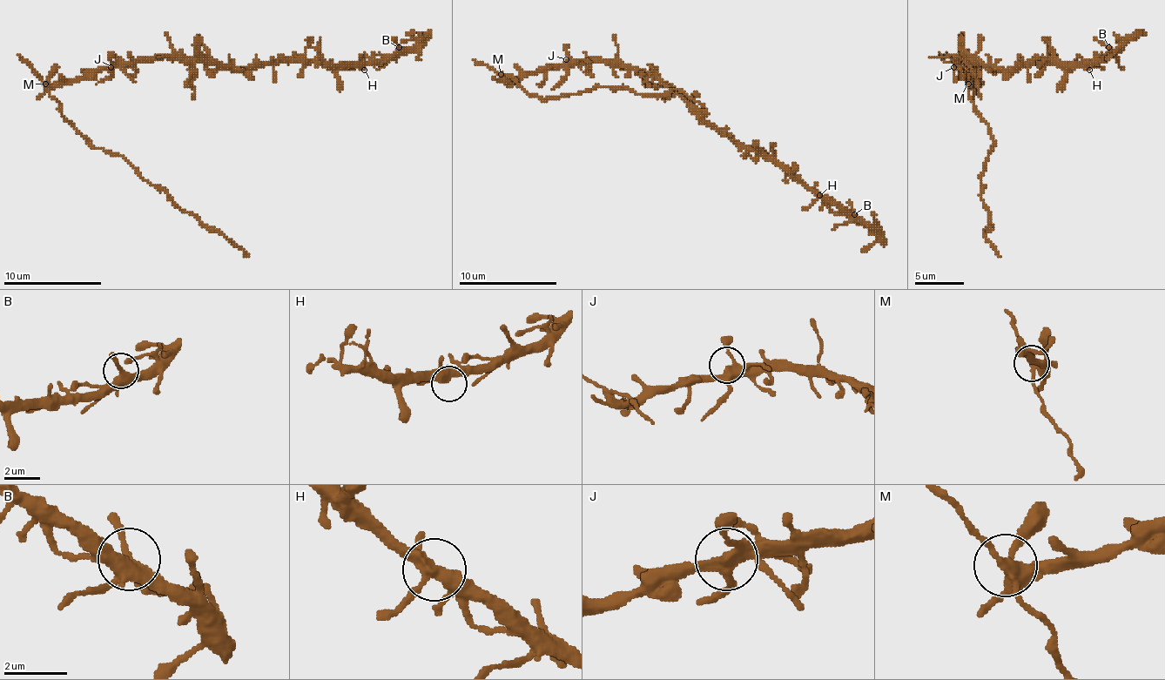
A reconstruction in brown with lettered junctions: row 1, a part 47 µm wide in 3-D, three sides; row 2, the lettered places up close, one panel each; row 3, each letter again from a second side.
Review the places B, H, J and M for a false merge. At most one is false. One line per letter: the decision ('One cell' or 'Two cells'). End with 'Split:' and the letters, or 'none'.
B: One cell
H: One cell
J: One cell
M: Two cells
Split: M

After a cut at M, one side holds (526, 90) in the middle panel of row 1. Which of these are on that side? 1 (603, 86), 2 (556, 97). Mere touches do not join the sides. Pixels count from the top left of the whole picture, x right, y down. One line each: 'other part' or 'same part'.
1: same part
2: same part

